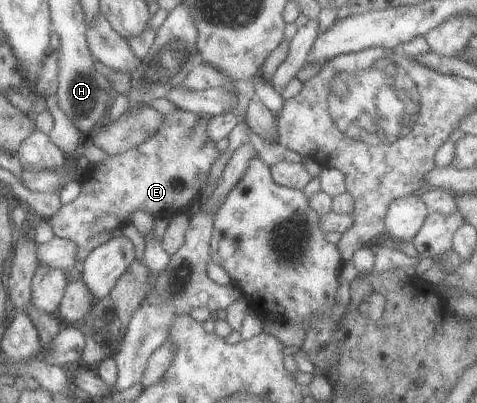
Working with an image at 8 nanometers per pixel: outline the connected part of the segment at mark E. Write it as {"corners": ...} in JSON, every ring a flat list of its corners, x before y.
{"corners":[[186,110,170,111,164,114,160,127,154,135,150,135,140,145,113,156,105,155,99,162,89,166,79,180,80,190,77,197,62,204,47,220,52,227,52,233,61,239,70,239,76,245,76,261,79,264,95,247,108,241,119,232,120,225,128,223,133,208,138,208,153,218,157,214,171,217,173,211,181,212,188,201,204,189,210,165,214,163,220,152,215,142,209,139,205,129,213,114,187,112]]}

